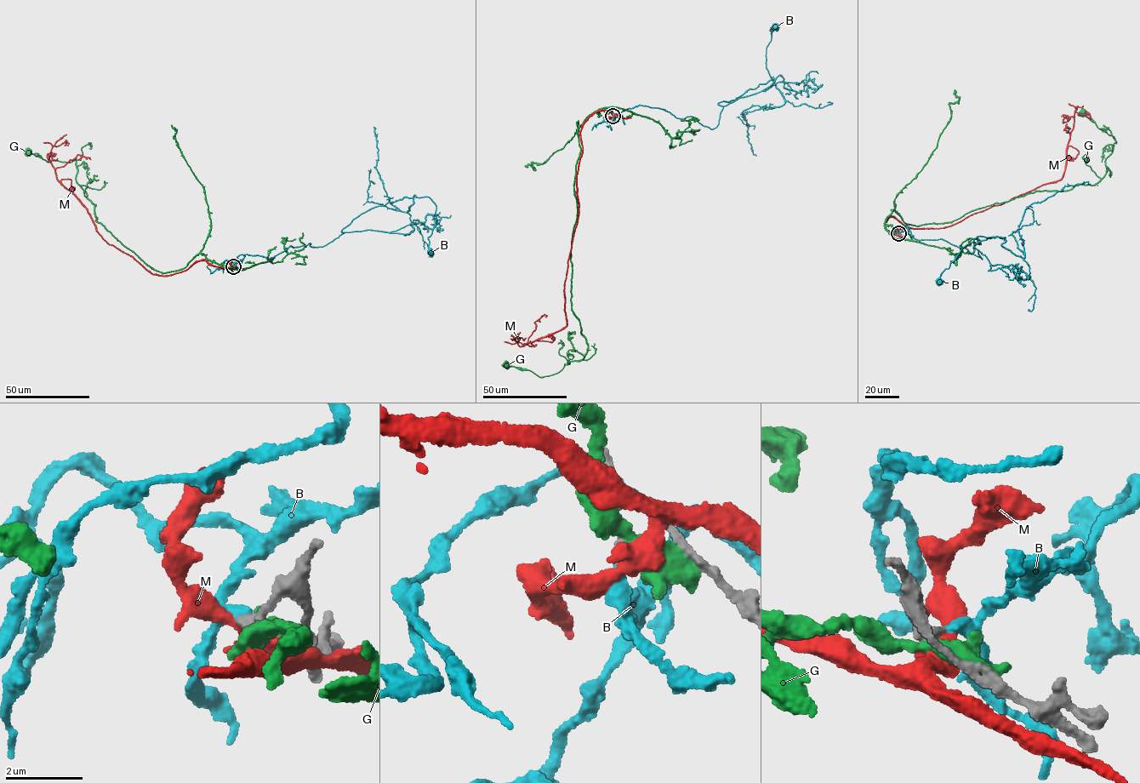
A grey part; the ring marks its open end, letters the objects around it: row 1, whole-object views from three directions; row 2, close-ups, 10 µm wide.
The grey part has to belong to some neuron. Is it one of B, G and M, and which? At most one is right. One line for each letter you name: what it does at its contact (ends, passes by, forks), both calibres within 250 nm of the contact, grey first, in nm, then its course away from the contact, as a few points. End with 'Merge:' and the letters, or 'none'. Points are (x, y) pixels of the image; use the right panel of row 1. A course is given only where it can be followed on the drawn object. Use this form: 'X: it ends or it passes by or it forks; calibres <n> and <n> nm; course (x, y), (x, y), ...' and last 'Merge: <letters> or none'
B: it passes by; calibres 300 and 260 nm; course (898, 233), (907, 226), (916, 239), (943, 239), (983, 259), (974, 244), (1006, 237), (977, 237), (939, 282)
Merge: B

